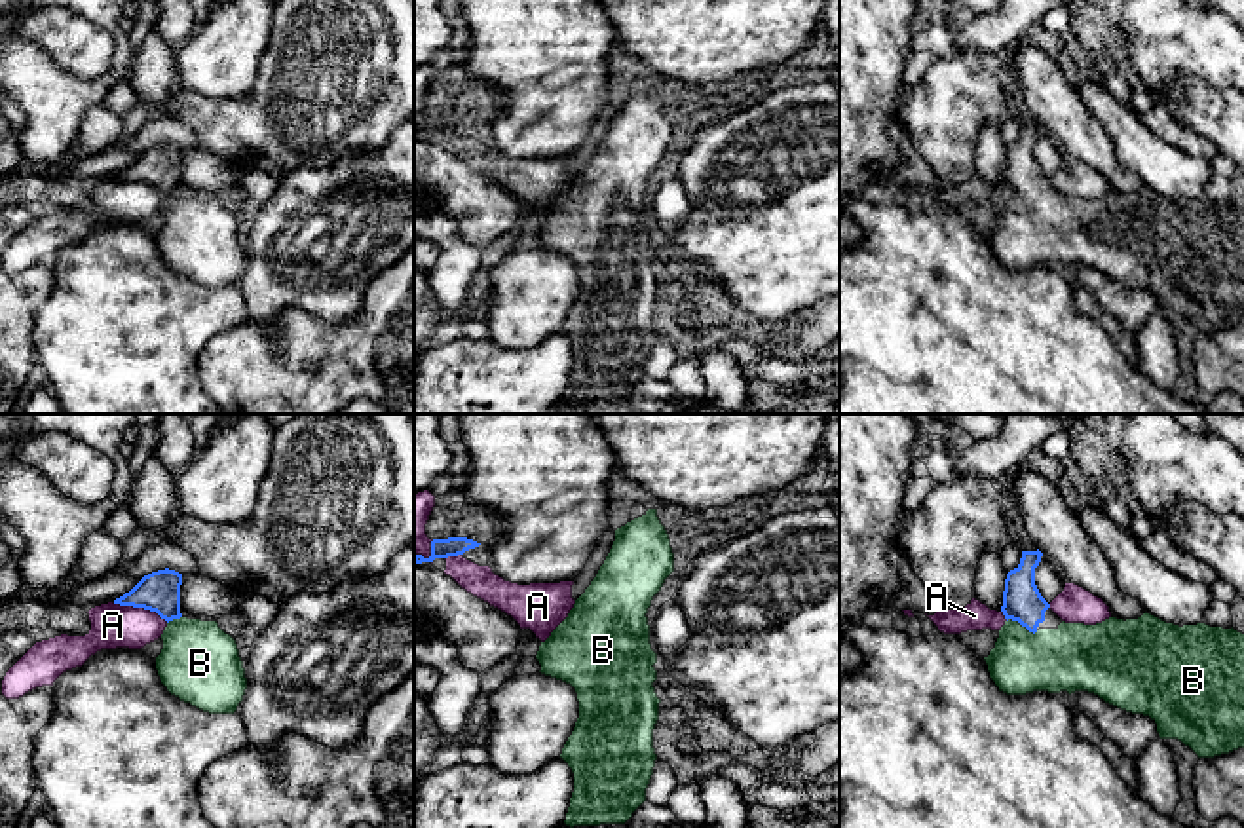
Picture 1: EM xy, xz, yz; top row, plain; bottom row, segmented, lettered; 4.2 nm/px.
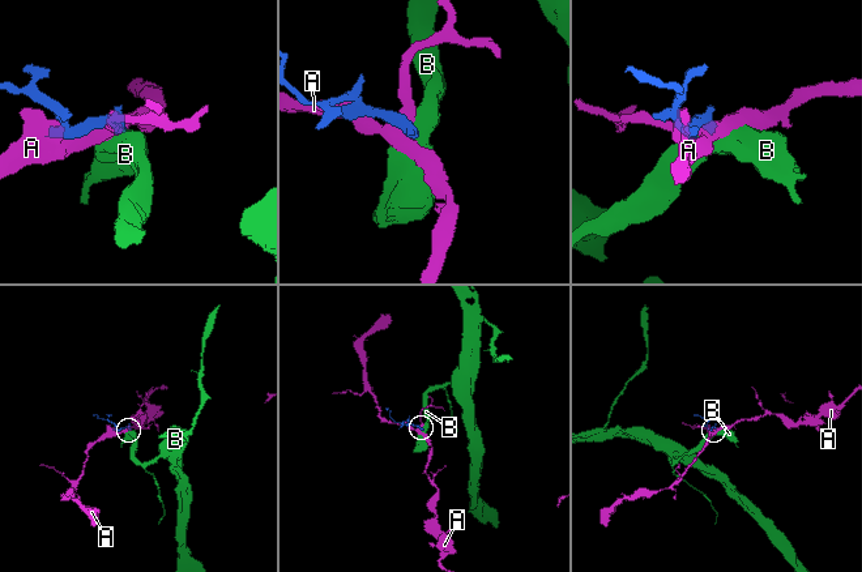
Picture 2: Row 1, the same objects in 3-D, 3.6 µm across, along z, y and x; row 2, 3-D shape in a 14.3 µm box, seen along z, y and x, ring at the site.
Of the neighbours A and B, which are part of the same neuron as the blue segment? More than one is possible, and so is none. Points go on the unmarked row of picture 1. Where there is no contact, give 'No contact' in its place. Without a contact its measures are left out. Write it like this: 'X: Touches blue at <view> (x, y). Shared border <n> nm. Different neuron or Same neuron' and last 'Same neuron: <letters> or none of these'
A: Touches blue at xy (141, 181). Shared border 260 nm. Different neuron
B: Touches blue at yz (1022, 200). Shared border 140 nm. Same neuron
Same neuron: B

